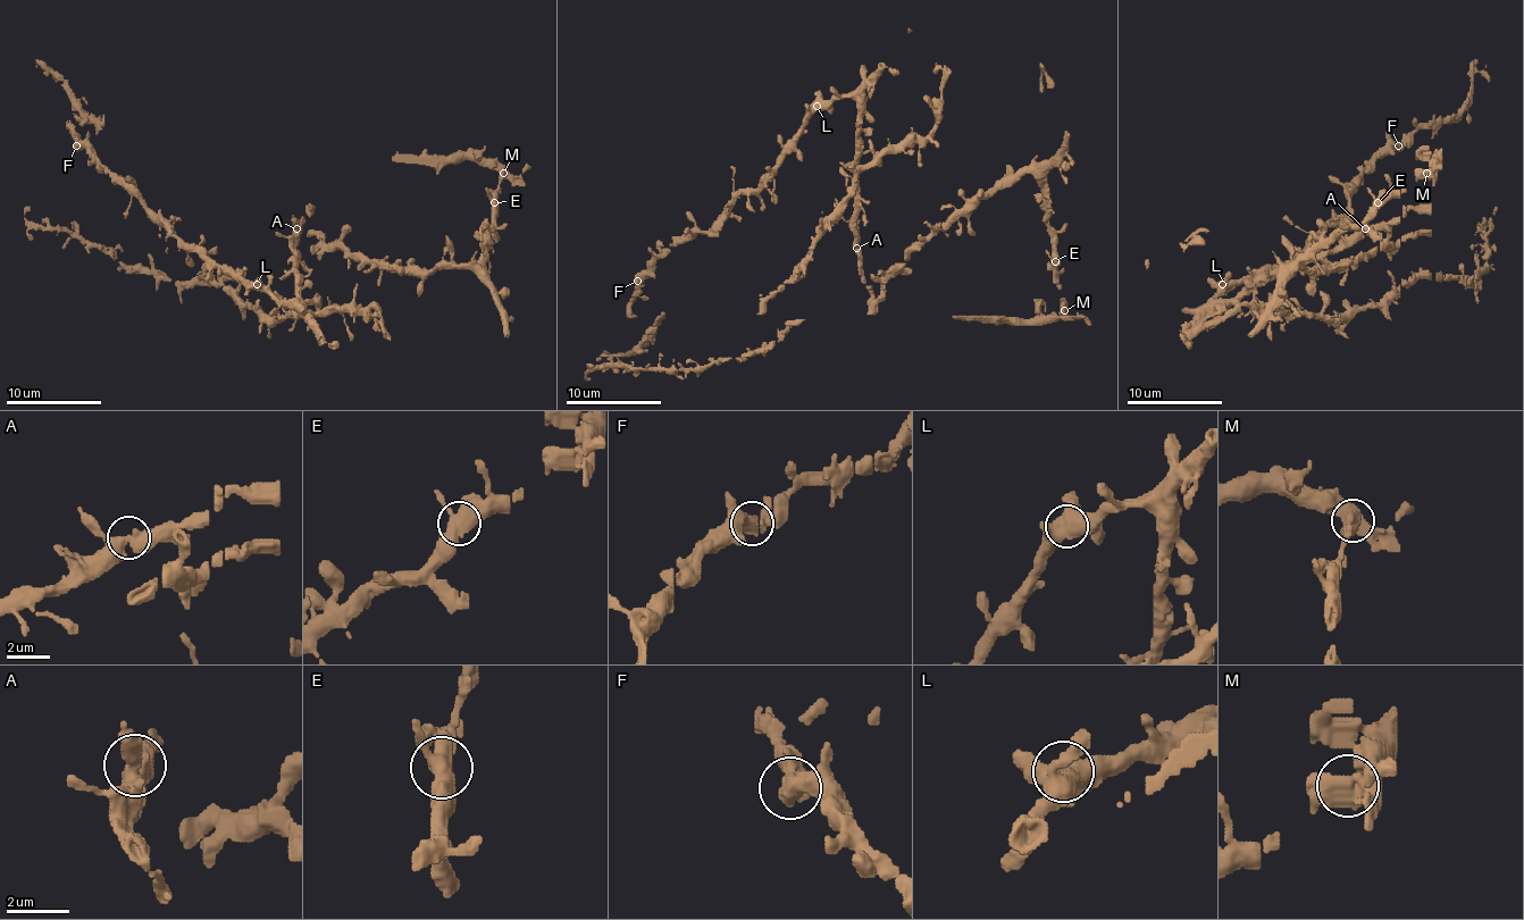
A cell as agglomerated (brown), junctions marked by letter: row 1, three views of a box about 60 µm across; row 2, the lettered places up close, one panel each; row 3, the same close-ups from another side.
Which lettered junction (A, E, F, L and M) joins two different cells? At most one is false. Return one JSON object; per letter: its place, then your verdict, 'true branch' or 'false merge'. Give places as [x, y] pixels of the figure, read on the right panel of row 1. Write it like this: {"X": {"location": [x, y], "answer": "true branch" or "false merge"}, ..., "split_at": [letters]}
{"A": {"location": [1365, 228], "answer": "true branch"}, "E": {"location": [1378, 202], "answer": "true branch"}, "F": {"location": [1398, 145], "answer": "true branch"}, "L": {"location": [1222, 284], "answer": "true branch"}, "M": {"location": [1426, 173], "answer": "false merge"}, "split_at": ["M"]}

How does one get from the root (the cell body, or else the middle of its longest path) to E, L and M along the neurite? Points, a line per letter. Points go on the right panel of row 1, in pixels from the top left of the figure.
E: (1338, 251), (1388, 230), (1407, 210), (1426, 212), (1429, 230), (1333, 267), (1290, 267), (1355, 230), (1379, 202)
L: (1338, 251), (1316, 251), (1290, 265), (1261, 273), (1234, 299), (1213, 301), (1222, 284)
M: (1338, 251), (1388, 230), (1407, 210), (1429, 215), (1429, 230), (1357, 260), (1290, 267), (1426, 172)

